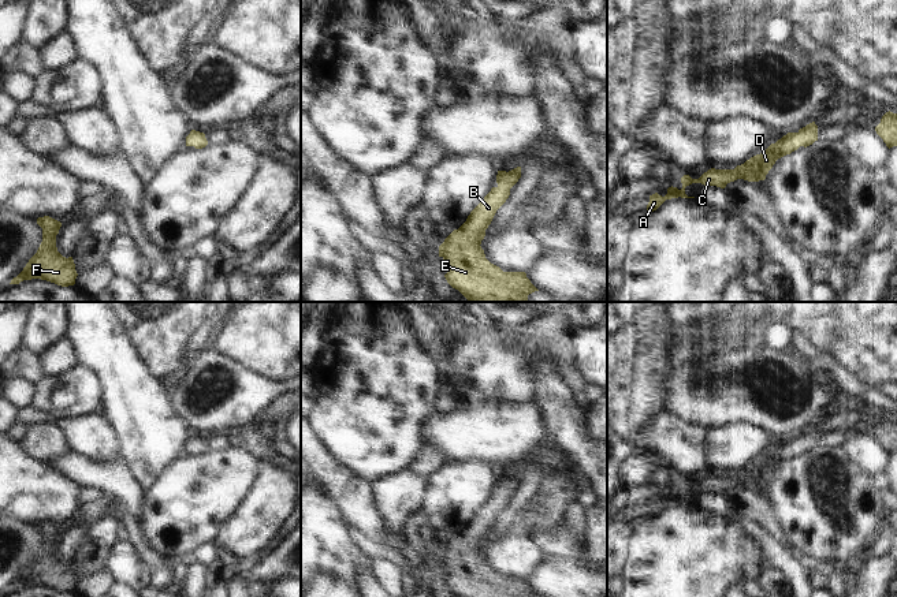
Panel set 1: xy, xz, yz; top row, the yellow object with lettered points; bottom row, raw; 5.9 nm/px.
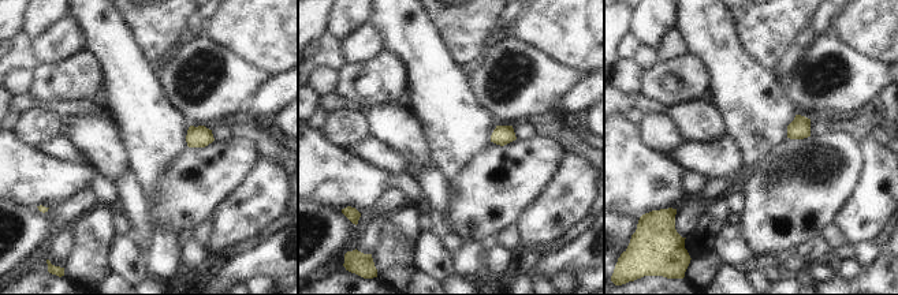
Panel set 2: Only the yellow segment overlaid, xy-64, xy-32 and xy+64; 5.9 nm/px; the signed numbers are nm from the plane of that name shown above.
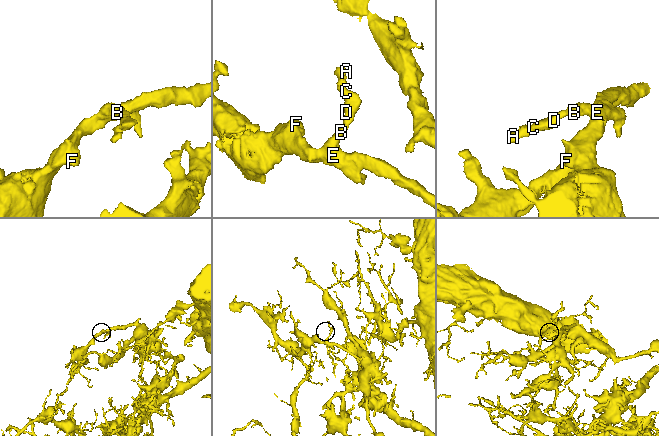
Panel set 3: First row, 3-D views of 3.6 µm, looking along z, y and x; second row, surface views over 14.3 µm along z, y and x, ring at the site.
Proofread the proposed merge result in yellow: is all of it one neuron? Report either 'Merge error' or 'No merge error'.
No merge error

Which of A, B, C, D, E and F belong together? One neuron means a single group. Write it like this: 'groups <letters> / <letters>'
groups A B C D E F

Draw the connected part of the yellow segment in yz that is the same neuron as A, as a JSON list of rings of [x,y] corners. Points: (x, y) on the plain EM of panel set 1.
[[[815,428],[800,434],[797,439],[788,439],[775,449],[771,449],[763,459],[756,460],[747,466],[744,470],[737,471],[734,475],[715,475],[711,474],[704,478],[699,485],[692,485],[689,481],[681,484],[682,495],[669,493],[665,503],[658,499],[650,501],[650,508],[647,511],[648,518],[656,516],[666,505],[671,504],[695,504],[685,500],[685,493],[692,489],[701,489],[704,492],[717,492],[725,495],[727,489],[737,485],[744,485],[748,488],[764,486],[768,477],[773,474],[775,467],[792,458],[797,456],[800,452],[809,452],[818,447],[818,432]]]

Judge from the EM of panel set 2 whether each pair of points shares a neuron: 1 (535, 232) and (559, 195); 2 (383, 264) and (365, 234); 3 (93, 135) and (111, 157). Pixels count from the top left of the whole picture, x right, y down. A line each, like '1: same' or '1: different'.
1: same
2: different
3: same

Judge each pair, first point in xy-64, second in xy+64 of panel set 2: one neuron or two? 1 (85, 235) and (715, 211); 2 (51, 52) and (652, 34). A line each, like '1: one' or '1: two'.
1: one
2: two

